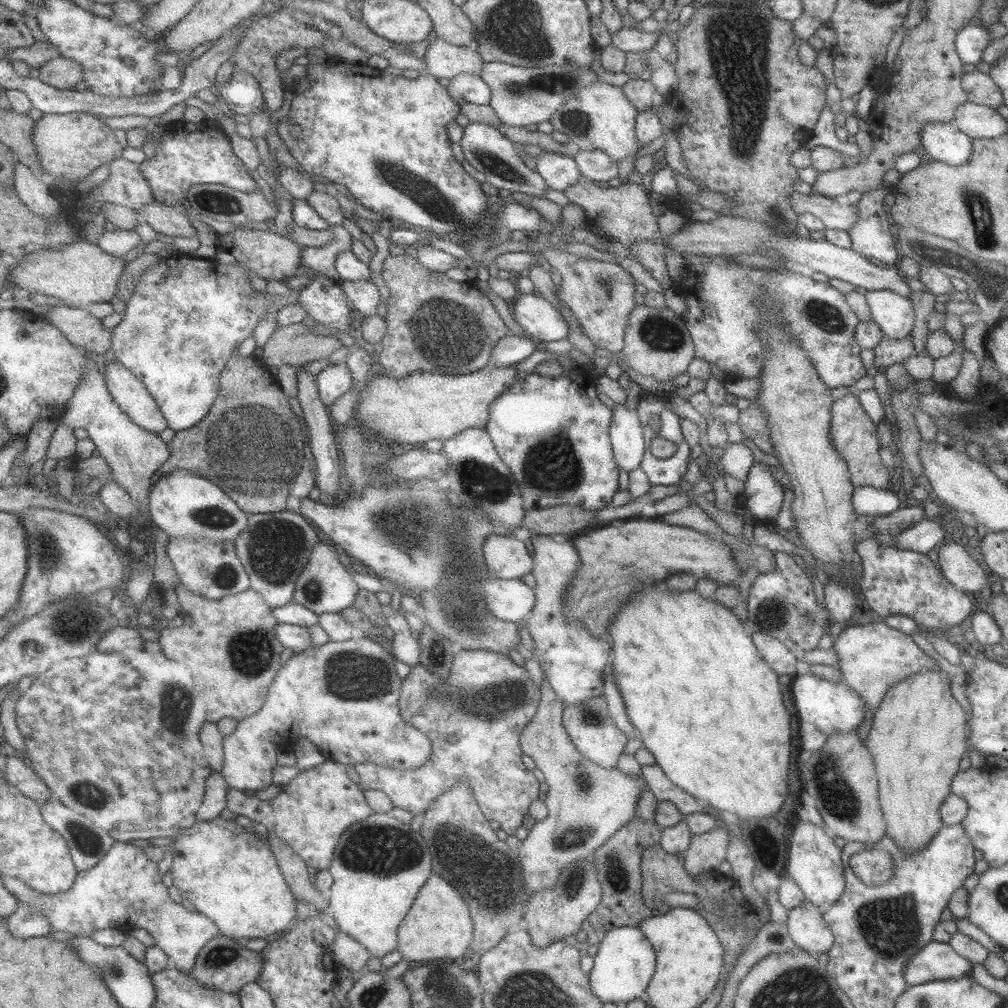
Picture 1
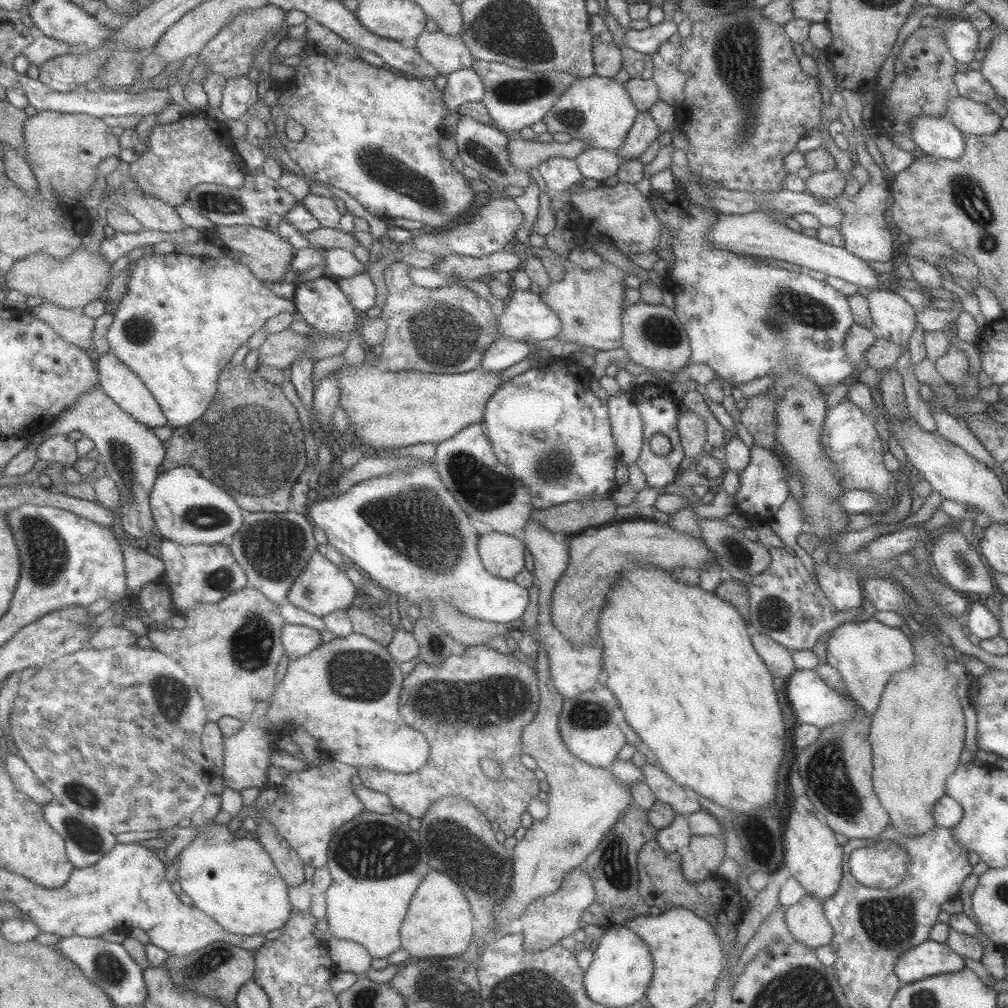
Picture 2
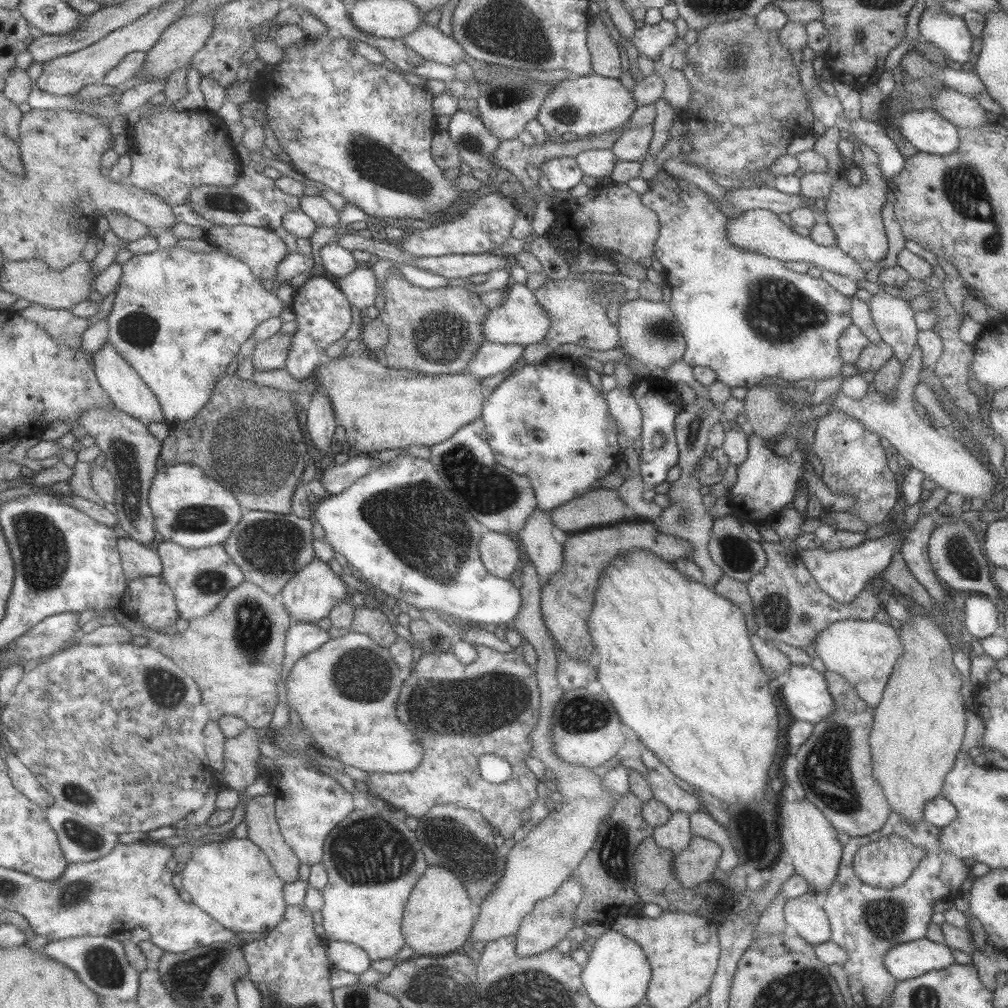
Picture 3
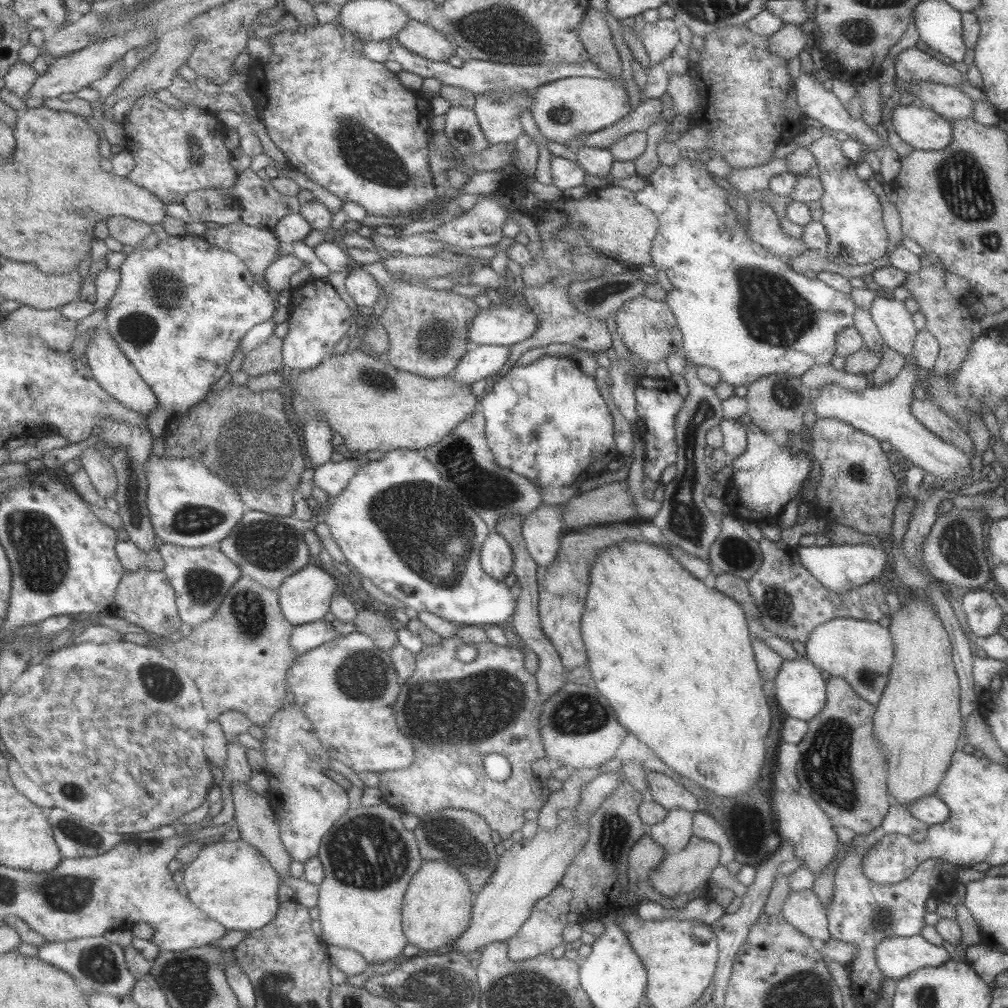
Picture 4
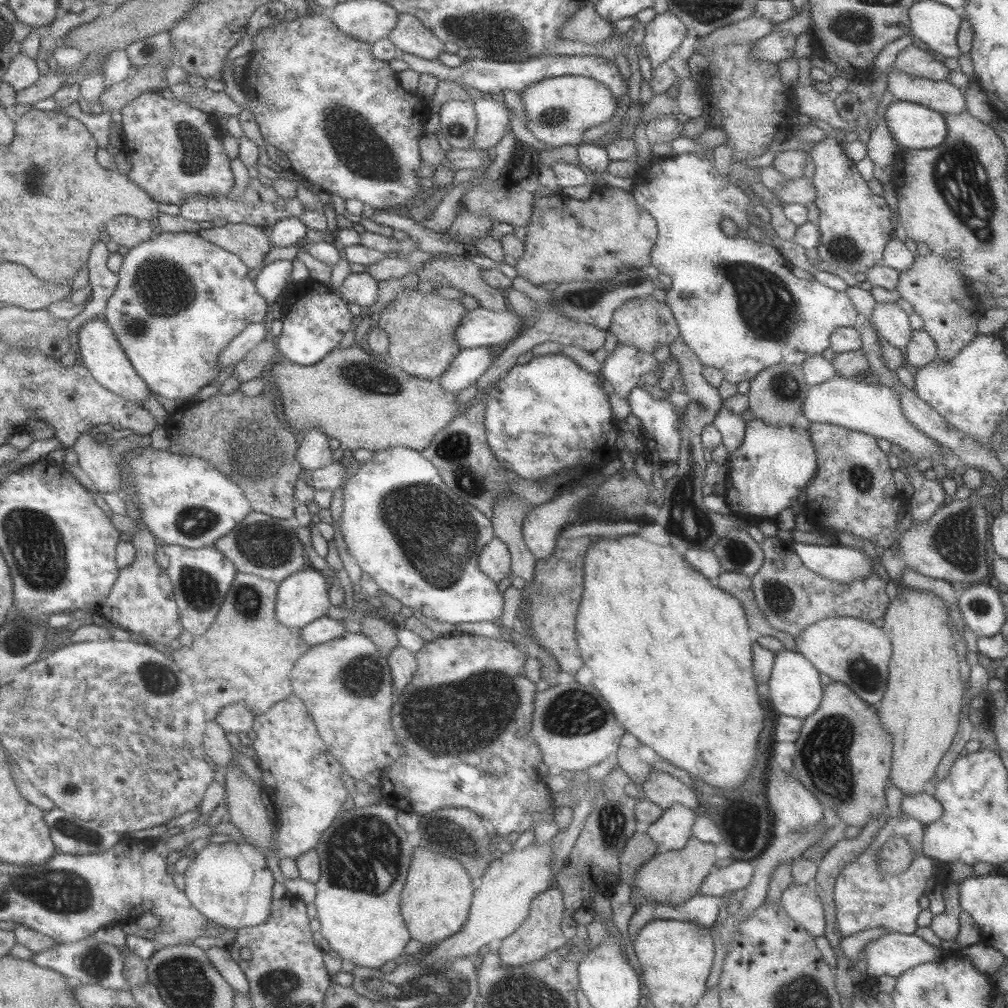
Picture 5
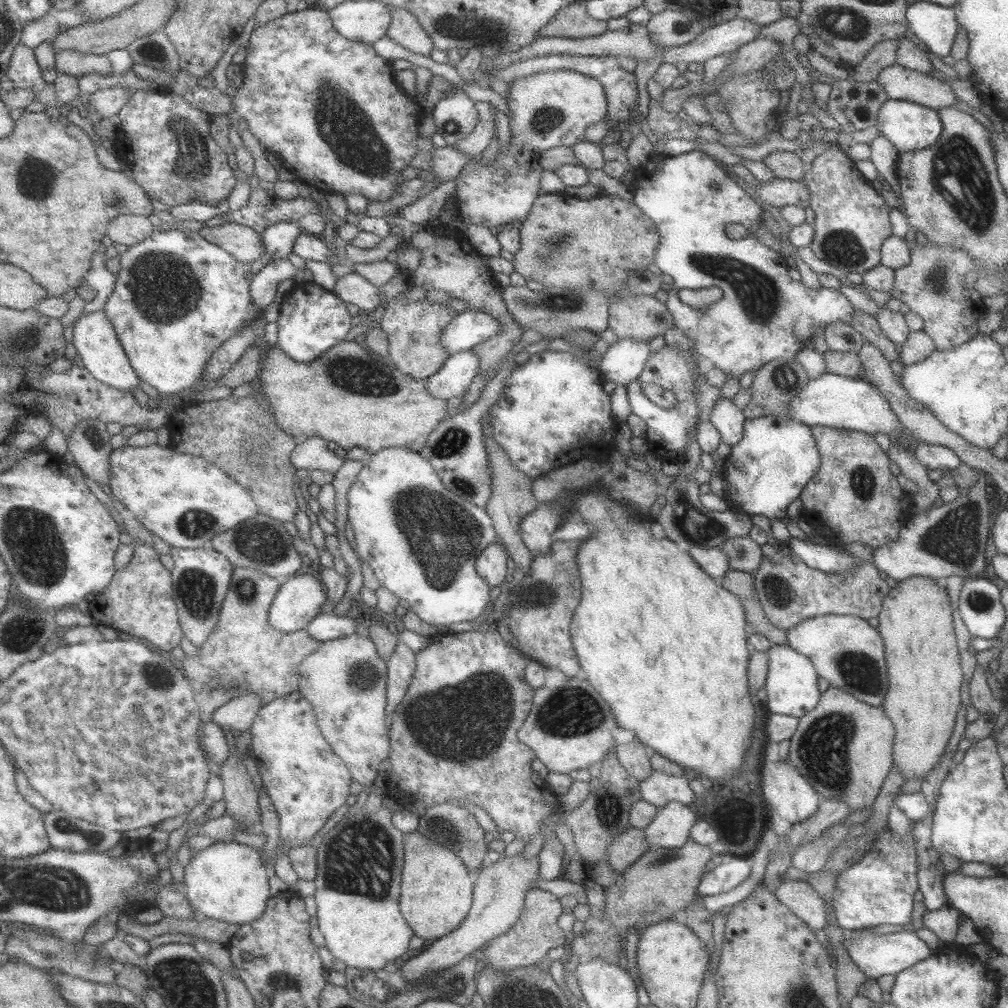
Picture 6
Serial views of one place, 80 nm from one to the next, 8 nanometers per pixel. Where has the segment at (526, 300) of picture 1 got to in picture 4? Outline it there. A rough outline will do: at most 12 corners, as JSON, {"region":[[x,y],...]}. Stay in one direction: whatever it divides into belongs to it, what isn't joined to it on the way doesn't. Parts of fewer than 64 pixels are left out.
{"region":[[516,287],[510,306],[480,309],[470,346],[510,347],[530,338],[537,318]]}

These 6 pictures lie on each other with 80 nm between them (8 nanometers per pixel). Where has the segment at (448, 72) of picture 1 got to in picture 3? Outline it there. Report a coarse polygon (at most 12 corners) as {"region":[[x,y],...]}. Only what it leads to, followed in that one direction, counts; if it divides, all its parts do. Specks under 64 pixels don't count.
{"region":[[424,22],[404,40],[427,60],[454,67],[468,56],[453,36]]}

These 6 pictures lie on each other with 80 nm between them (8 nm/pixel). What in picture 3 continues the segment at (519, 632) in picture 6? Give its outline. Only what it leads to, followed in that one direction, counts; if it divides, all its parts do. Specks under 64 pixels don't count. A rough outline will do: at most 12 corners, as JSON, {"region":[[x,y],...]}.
{"region":[[655,522],[569,535],[541,613],[570,658],[594,656],[587,618],[602,570],[630,551],[690,560]]}

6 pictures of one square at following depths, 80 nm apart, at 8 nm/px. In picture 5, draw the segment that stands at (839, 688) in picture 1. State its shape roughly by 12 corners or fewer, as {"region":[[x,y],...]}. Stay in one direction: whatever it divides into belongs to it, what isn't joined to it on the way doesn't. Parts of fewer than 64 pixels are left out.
{"region":[[792,650],[767,682],[778,714],[805,719],[823,697],[820,672]]}

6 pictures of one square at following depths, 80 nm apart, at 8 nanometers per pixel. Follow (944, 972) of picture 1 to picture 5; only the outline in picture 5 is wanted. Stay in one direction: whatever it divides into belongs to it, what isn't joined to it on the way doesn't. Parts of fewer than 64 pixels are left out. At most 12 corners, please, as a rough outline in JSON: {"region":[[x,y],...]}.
{"region":[[890,931],[858,959],[868,975],[898,979],[917,964],[939,961],[942,947],[916,933]]}

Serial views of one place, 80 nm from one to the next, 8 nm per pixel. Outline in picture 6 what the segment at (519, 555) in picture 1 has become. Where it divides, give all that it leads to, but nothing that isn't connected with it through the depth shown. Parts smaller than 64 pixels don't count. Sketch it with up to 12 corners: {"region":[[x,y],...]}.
{"region":[[497,542],[477,562],[488,585],[506,583],[508,554]]}

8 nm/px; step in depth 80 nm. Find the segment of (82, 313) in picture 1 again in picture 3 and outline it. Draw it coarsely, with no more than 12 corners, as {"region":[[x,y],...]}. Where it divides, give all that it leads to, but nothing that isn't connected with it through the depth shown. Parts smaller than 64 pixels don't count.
{"region":[[33,304],[21,314],[60,344],[81,348],[88,318]]}

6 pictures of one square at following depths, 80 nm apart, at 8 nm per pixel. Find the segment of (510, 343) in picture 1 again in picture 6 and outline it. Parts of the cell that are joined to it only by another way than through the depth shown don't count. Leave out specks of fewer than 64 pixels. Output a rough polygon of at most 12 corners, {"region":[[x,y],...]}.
{"region":[[471,349],[451,353],[424,381],[436,398],[468,391],[479,358]]}

